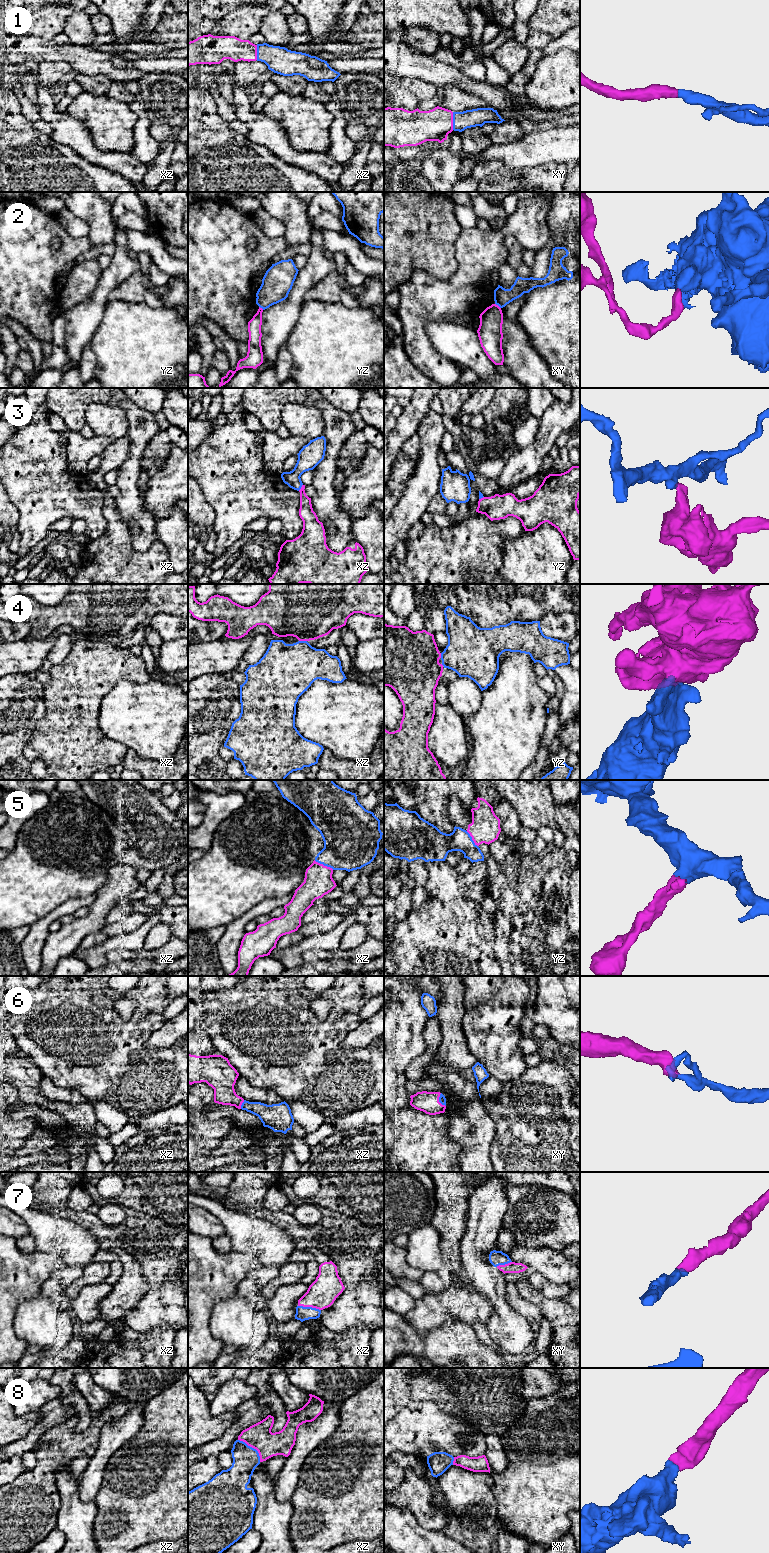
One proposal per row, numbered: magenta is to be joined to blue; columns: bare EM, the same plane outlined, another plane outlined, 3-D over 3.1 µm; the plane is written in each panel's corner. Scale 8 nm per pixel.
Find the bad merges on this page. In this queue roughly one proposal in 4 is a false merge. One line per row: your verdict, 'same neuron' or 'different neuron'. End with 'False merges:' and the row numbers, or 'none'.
1: same neuron
2: different neuron
3: different neuron
4: same neuron
5: different neuron
6: same neuron
7: same neuron
8: same neuron
False merges: 2, 3, 5

